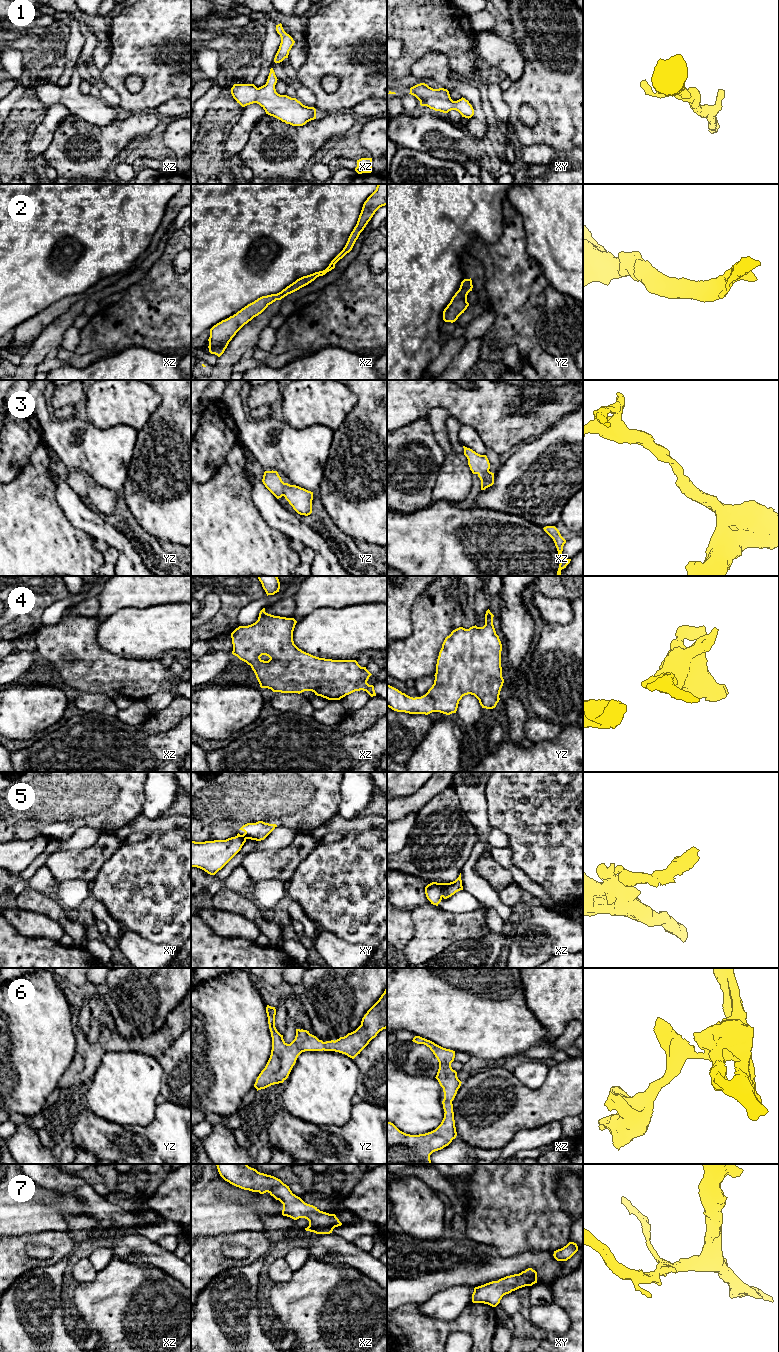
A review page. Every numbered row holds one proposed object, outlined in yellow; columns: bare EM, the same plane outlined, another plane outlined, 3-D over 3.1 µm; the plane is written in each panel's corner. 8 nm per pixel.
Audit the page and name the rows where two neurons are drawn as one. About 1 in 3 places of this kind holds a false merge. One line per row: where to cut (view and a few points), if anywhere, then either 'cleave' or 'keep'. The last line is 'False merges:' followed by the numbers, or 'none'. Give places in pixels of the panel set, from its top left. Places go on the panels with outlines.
1: cut none; keep
2: cut none; keep
3: cut none; keep
4: cut none; keep
5: cut xz (435, 882), (440, 887), (440, 894), (442, 896); cleave
6: cut none; keep
7: cut none; keep
False merges: 5

